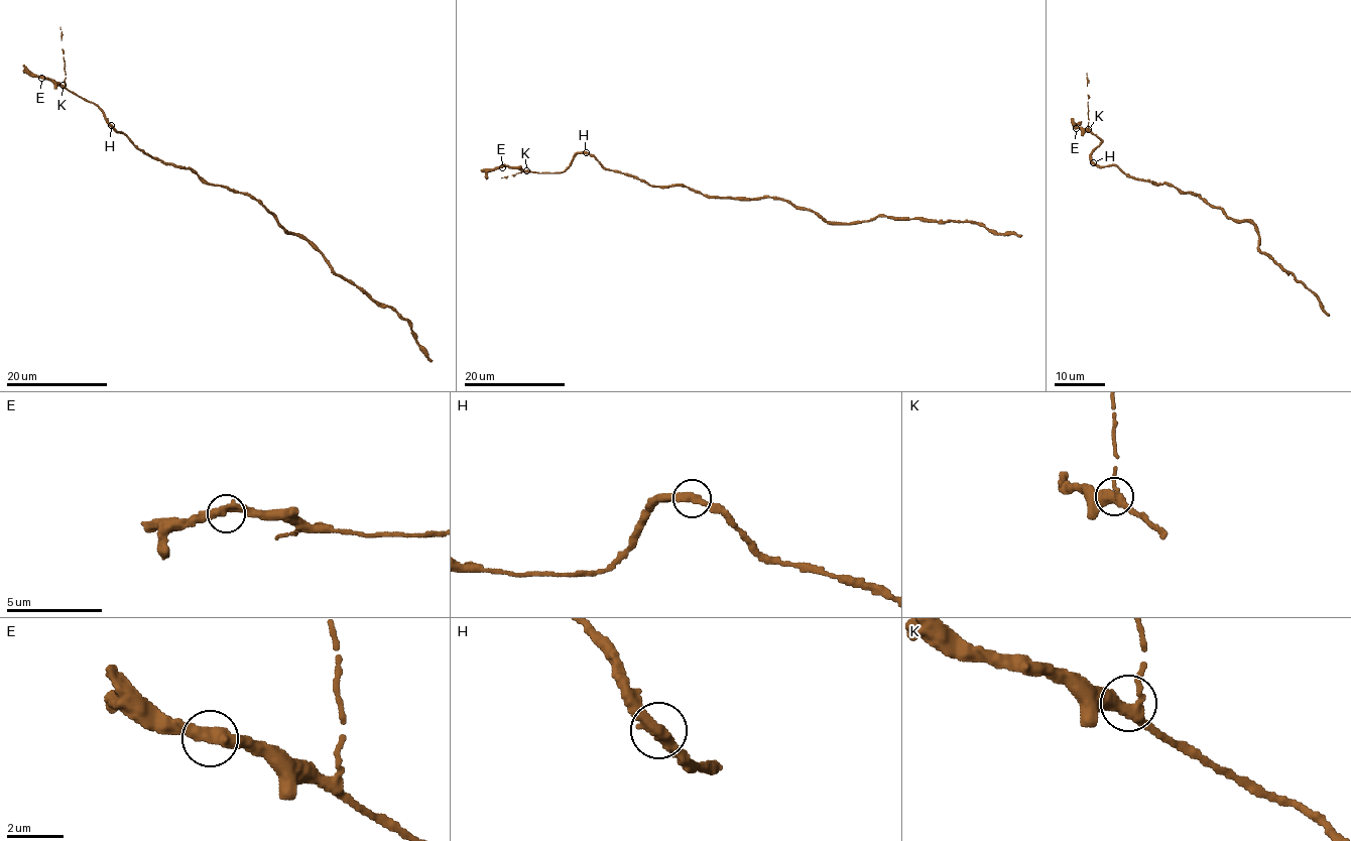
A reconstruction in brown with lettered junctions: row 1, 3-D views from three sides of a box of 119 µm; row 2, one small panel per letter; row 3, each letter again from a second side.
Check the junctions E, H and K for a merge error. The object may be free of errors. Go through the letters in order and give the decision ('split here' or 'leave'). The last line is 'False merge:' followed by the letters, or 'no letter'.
E: leave
H: leave
K: leave
False merge: no letter

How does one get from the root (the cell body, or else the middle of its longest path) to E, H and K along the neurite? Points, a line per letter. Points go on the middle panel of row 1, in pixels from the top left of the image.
E: (743, 199), (708, 198), (685, 187), (649, 185), (604, 167), (583, 152), (559, 172), (502, 167)
H: (743, 199), (708, 198), (685, 187), (649, 185), (604, 167), (586, 152)
K: (743, 199), (708, 198), (685, 187), (649, 185), (604, 167), (583, 152), (559, 172), (526, 170)

